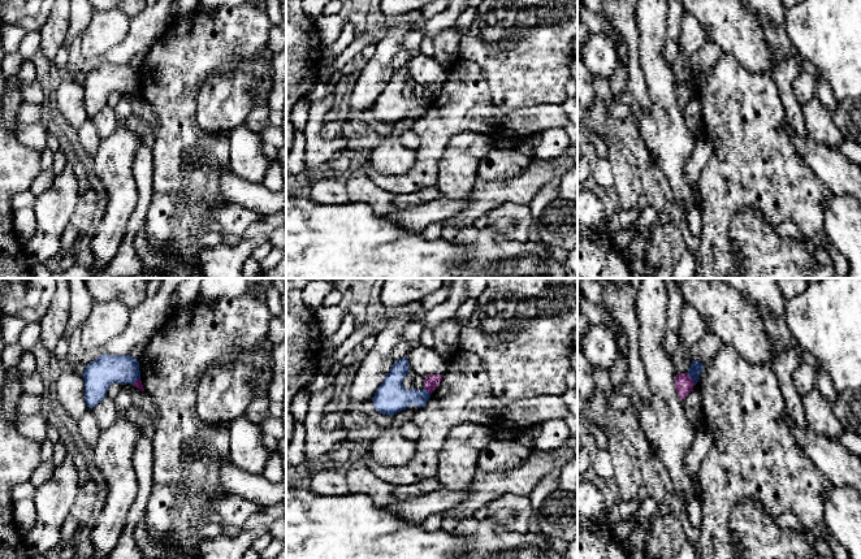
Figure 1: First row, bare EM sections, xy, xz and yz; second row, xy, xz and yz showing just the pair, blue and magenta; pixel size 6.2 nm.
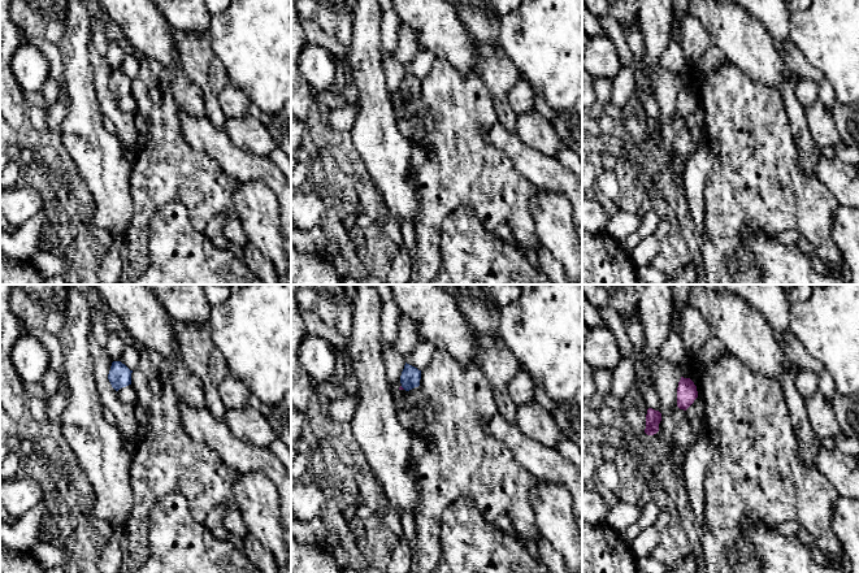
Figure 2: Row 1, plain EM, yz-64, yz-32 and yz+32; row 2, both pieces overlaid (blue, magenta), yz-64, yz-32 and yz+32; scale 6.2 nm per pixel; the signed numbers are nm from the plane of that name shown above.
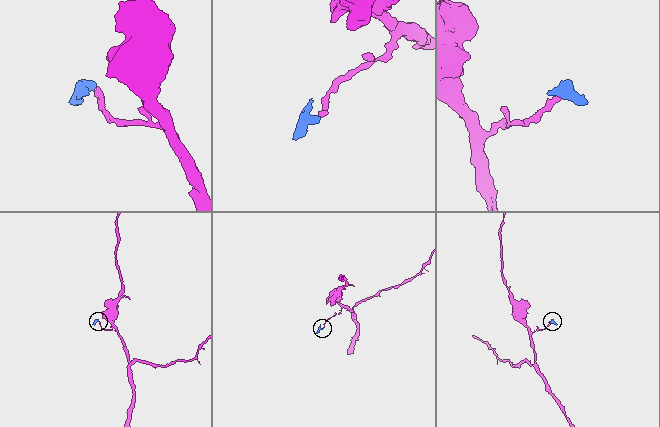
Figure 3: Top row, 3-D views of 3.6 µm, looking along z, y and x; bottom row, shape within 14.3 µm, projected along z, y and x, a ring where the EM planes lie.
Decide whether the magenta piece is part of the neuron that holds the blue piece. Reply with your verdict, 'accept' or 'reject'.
reject

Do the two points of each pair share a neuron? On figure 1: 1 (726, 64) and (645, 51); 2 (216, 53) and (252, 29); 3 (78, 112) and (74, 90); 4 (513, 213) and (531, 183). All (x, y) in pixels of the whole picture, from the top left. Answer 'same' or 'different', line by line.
1: different
2: same
3: same
4: different

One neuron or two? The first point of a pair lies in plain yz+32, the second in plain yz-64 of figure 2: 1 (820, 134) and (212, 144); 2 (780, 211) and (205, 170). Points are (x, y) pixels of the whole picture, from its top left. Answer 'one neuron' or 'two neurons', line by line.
1: two neurons
2: one neuron

